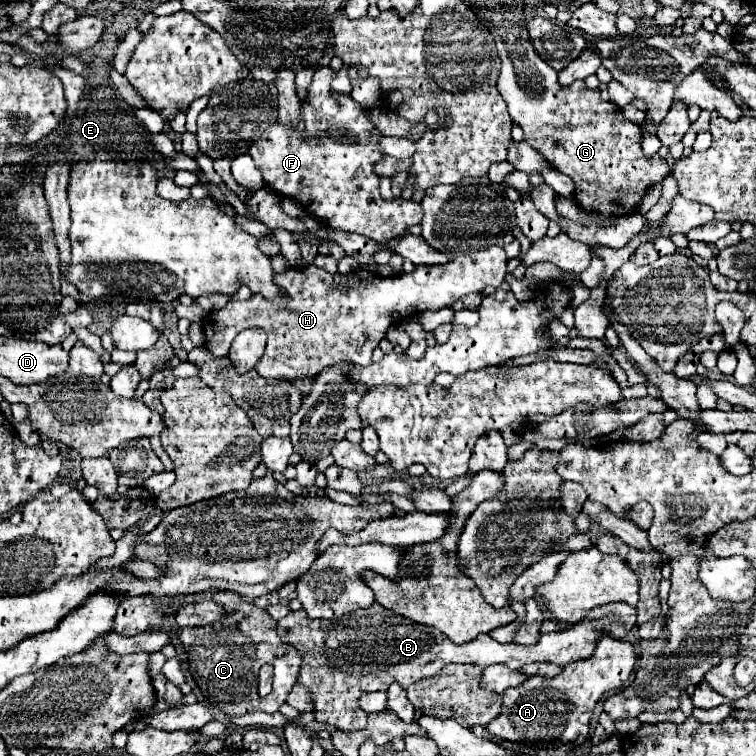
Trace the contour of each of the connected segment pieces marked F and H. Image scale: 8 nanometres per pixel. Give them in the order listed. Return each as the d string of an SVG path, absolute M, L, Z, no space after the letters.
M327 66L317 68L301 108L305 126L313 132L321 132L321 142L305 142L305 136L297 136L293 128L273 124L249 148L249 154L261 170L263 180L275 192L307 206L309 212L317 214L333 228L363 234L383 244L403 234L407 226L421 222L421 204L403 198L381 198L379 176L373 172L373 164L383 156L377 146L379 132L367 118L363 106L353 102L351 96L331 90L333 76L335 72Z
M501 246L469 252L451 258L443 266L415 266L409 274L377 276L367 270L351 274L329 274L313 264L305 270L289 268L277 274L275 280L291 296L289 308L269 304L253 294L251 300L231 300L225 308L209 312L203 318L205 346L215 356L227 356L231 340L247 330L261 328L267 332L265 354L257 362L257 372L265 378L297 380L315 378L325 366L339 360L349 360L359 366L371 364L373 348L385 338L391 324L403 320L411 312L439 310L471 292L483 292L485 286L499 288L507 272L507 254Z

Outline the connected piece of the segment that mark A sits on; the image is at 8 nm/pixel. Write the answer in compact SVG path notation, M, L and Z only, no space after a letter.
M601 632L597 638L595 654L591 658L565 664L563 672L553 678L535 674L529 676L523 684L509 688L503 694L499 716L487 724L487 730L489 734L509 742L561 740L581 744L589 734L589 726L577 726L577 714L579 712L593 714L595 704L603 694L621 690L635 668L635 660L637 660L635 644L617 640L607 632Z

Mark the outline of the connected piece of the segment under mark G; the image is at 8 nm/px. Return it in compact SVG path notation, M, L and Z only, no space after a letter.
M481 20L481 24L489 24L489 28L497 26L497 32L493 32L493 36L502 64L497 87L507 104L509 114L513 114L513 122L523 128L525 142L531 144L537 152L541 152L545 160L553 164L553 168L573 178L575 200L585 212L599 212L605 216L631 214L635 206L639 206L639 200L645 190L667 174L667 162L663 158L643 156L641 128L629 122L619 106L601 100L599 90L587 90L583 86L583 80L577 80L569 86L561 86L557 70L545 64L529 42L525 20Z

